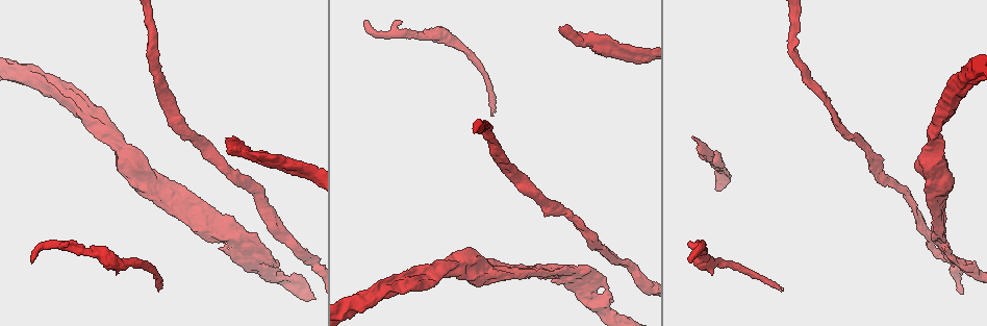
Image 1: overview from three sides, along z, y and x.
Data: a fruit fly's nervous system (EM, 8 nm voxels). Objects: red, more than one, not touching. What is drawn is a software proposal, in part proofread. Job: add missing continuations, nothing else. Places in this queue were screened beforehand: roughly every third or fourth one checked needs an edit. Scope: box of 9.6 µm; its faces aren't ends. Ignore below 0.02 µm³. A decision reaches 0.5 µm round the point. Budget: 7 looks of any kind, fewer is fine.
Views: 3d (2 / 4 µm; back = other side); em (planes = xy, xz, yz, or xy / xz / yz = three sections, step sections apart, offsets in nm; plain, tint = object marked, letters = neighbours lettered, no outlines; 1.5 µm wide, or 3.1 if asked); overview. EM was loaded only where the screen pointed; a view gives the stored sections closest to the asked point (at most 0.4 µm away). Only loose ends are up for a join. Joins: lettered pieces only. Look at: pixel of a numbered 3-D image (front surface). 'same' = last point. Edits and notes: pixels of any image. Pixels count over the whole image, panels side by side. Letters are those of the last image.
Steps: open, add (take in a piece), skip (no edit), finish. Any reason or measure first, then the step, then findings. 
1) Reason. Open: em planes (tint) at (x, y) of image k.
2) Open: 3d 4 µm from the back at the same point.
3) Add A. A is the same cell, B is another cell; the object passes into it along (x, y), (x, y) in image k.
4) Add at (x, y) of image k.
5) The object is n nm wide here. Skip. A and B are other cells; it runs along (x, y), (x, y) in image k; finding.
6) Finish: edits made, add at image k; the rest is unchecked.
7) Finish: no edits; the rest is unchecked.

Free end. Open: 3d 4 µm at (221, 249) of image 1.

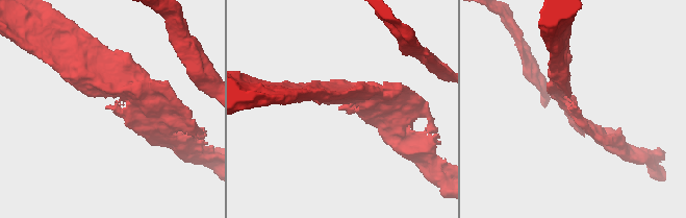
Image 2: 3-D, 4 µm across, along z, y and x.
Open: em planes (letters) at (106, 109) of image 2.

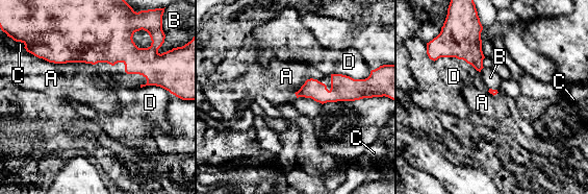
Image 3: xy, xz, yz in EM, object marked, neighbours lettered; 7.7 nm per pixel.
The longest contact is with D, 280 nm. Skip. A, B, C and D are other cells; no lettered piece goes on from it.

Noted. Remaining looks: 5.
An open end. Open: em planes (plain) at (780, 289) of image 1.

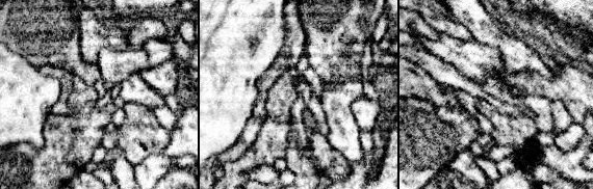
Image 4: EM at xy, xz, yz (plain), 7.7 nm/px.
Open: em planes (letters) at the same point.

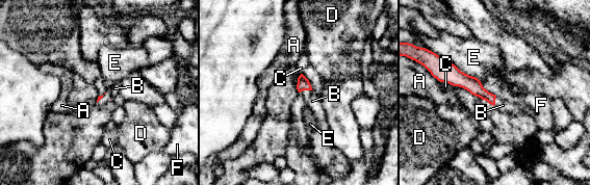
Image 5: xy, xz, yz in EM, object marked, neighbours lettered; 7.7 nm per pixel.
Add B. B is the same cell, A, C, D, E and F are other cells; the object passes into it along (303, 83), (306, 89), (312, 101) in image 5; it goes on there.

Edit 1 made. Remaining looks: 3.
See it whole again. Open: overview.

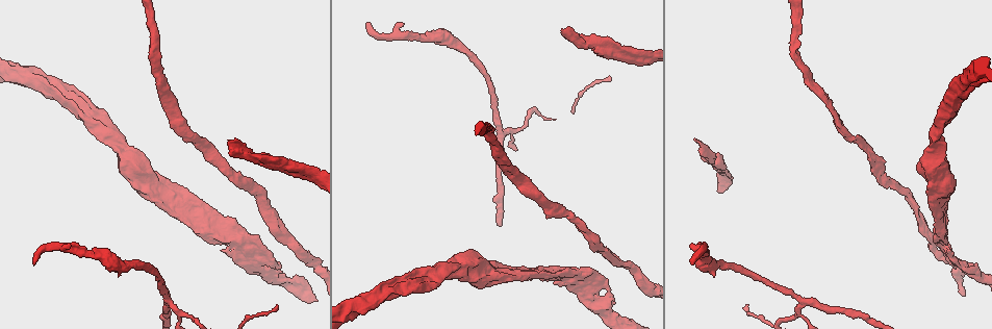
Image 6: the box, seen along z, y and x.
Branch stops here. Open: em planes (letters) at (69, 245) of image 6.

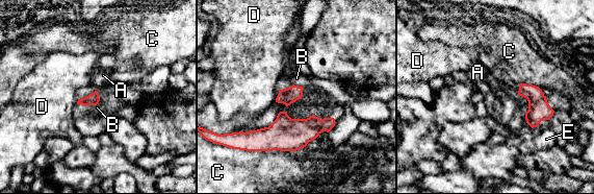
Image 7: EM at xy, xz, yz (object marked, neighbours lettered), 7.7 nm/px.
The object is 100 nm wide here. Skip. A, B, C, D and E are other cells; a border runs along (98, 91), (99, 101), (85, 106) in image 7; no lettered piece goes on from it.

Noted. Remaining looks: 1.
Finish: edits made, add at image 5; the rest is unchecked.

